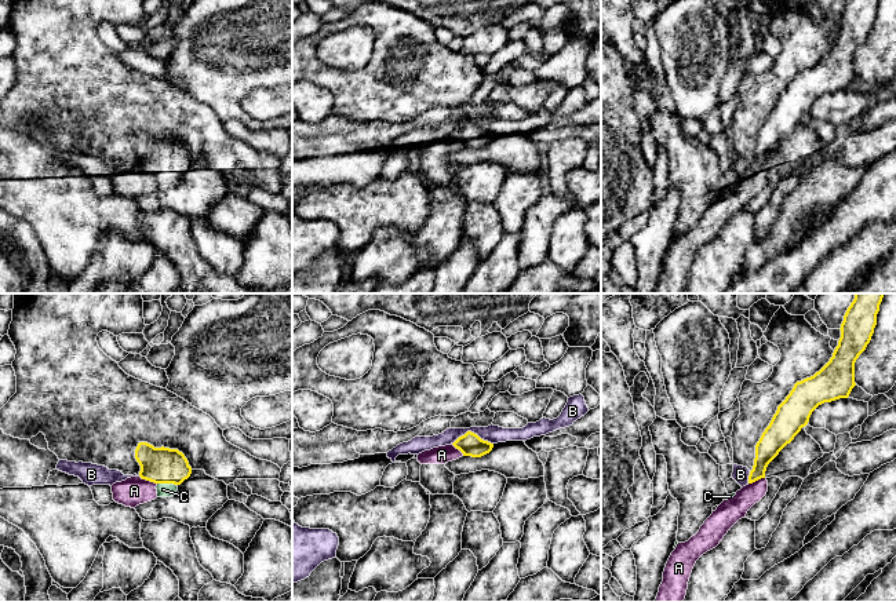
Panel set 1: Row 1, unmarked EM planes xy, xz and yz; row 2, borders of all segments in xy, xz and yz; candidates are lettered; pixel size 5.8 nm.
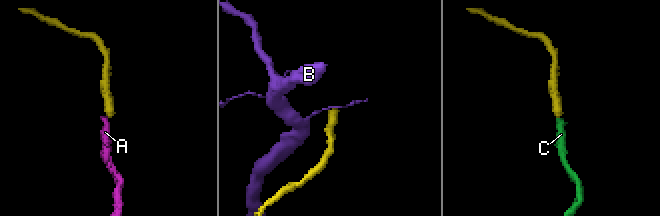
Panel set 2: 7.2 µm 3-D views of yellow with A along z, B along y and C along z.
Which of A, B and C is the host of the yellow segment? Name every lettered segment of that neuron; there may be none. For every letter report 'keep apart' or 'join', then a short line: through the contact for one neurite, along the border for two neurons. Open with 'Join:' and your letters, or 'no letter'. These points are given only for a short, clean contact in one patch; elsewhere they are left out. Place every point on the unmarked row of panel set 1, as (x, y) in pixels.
Join: C
A: keep apart; line xy (139, 167), (156, 175)
B: keep apart; line xz (492, 134), (466, 123), (452, 135)
C: join; line xy (161, 156), (167, 161), (167, 174), (163, 181)

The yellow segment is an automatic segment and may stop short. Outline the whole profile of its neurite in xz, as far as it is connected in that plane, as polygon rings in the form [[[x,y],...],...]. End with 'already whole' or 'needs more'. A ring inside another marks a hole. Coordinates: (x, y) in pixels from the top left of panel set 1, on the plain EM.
[[[467,123],[465,127],[459,128],[454,135],[463,147],[481,149],[489,145],[493,139],[493,135],[481,131],[477,125]]]; already whole

